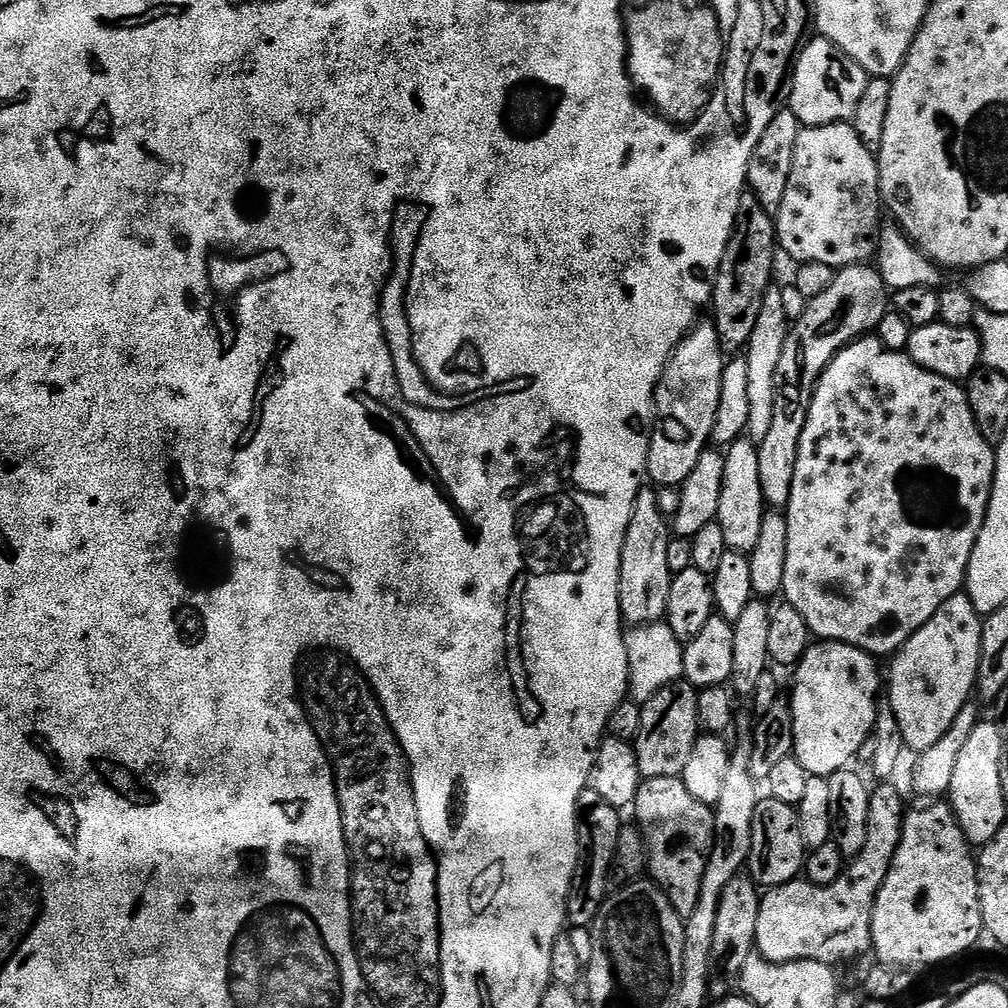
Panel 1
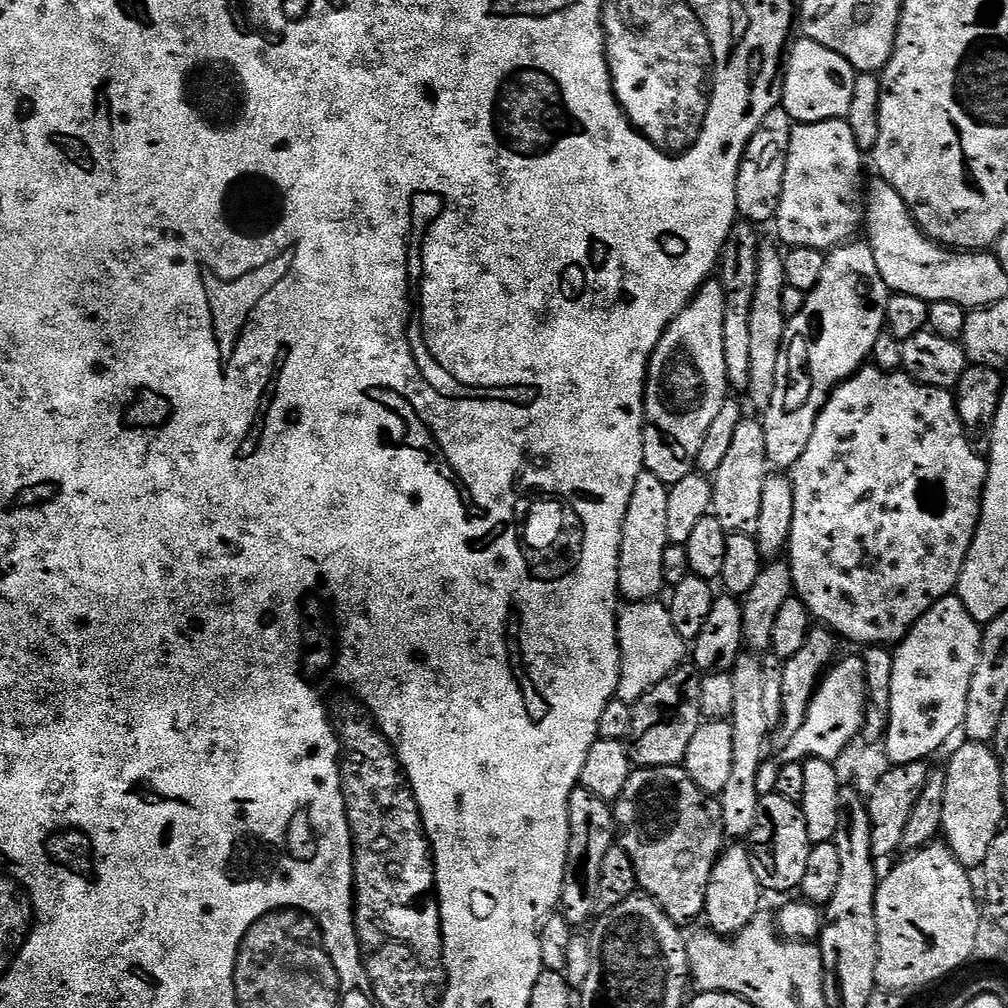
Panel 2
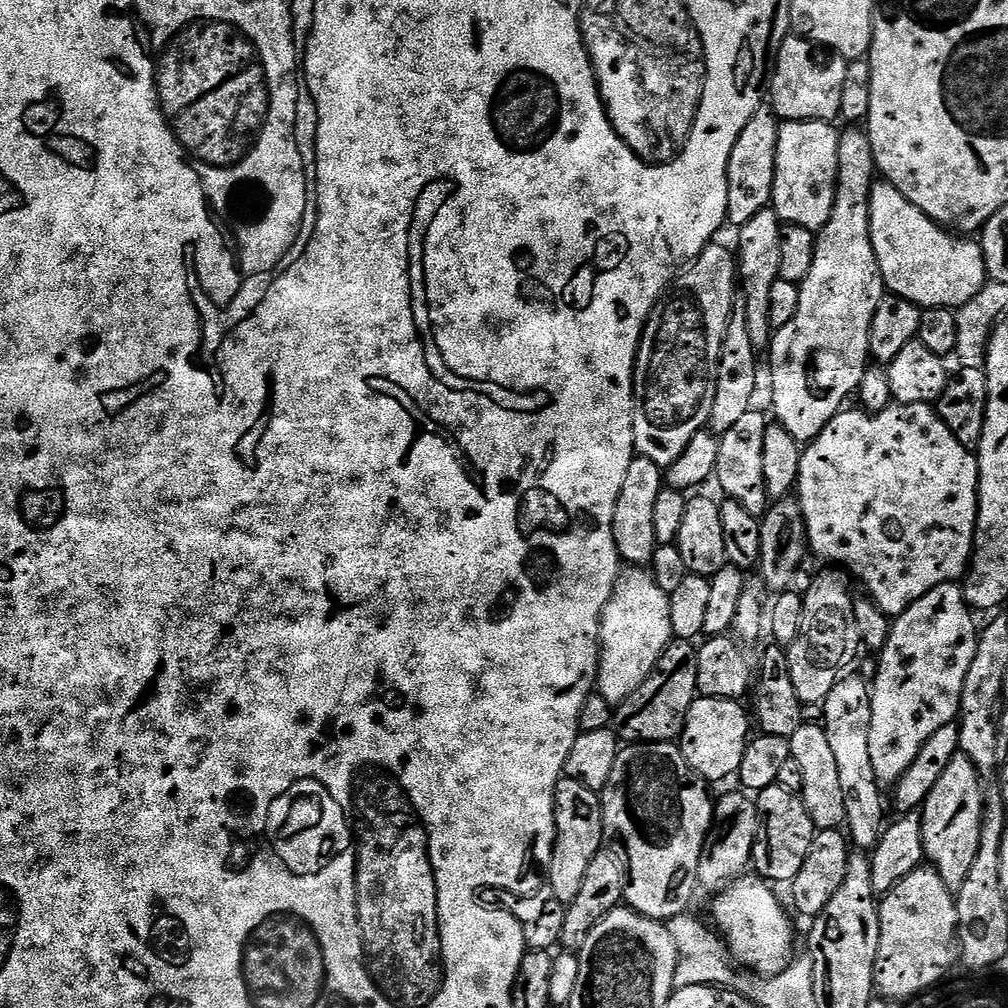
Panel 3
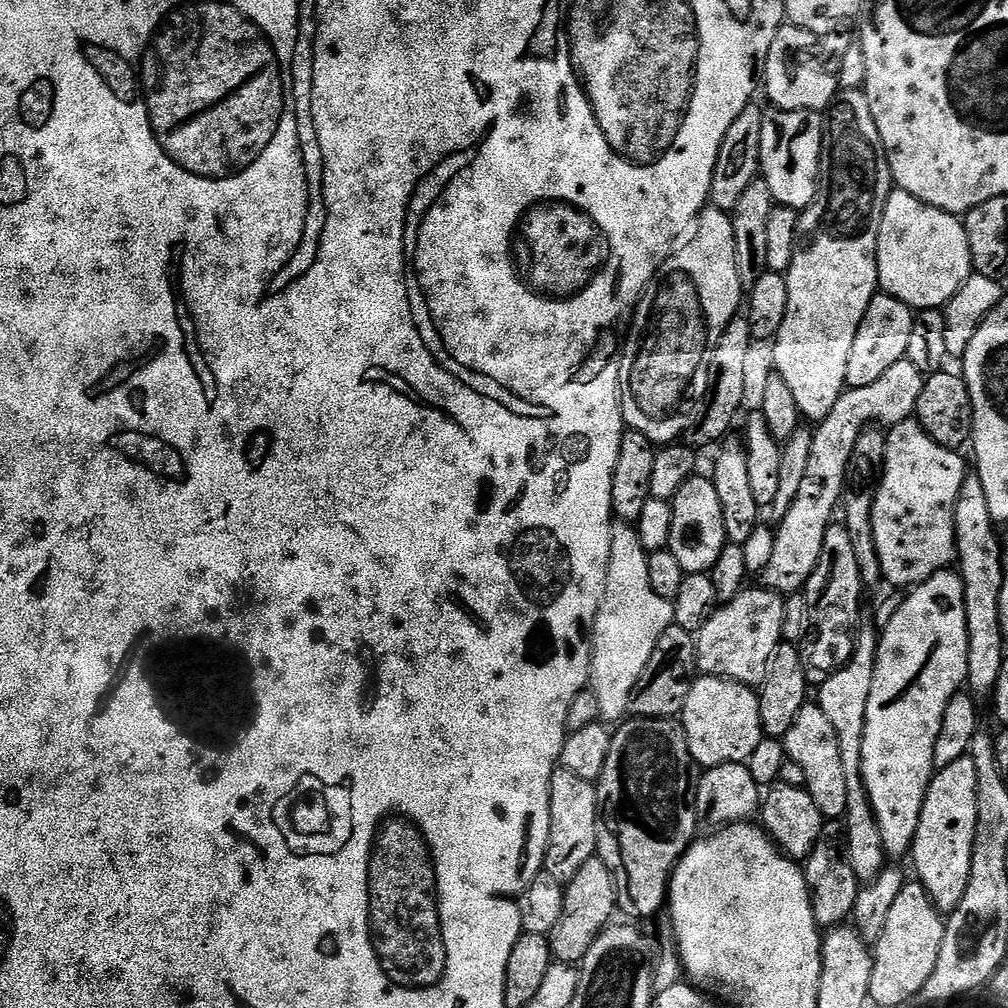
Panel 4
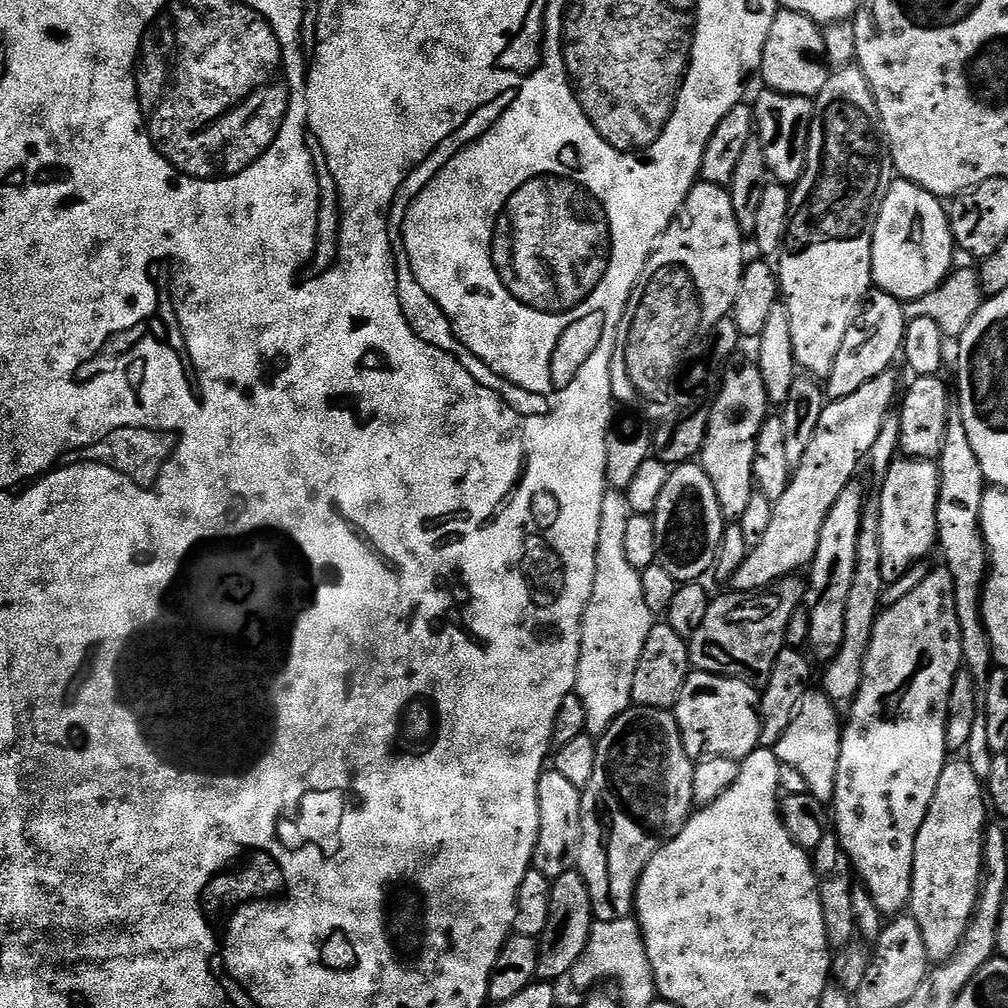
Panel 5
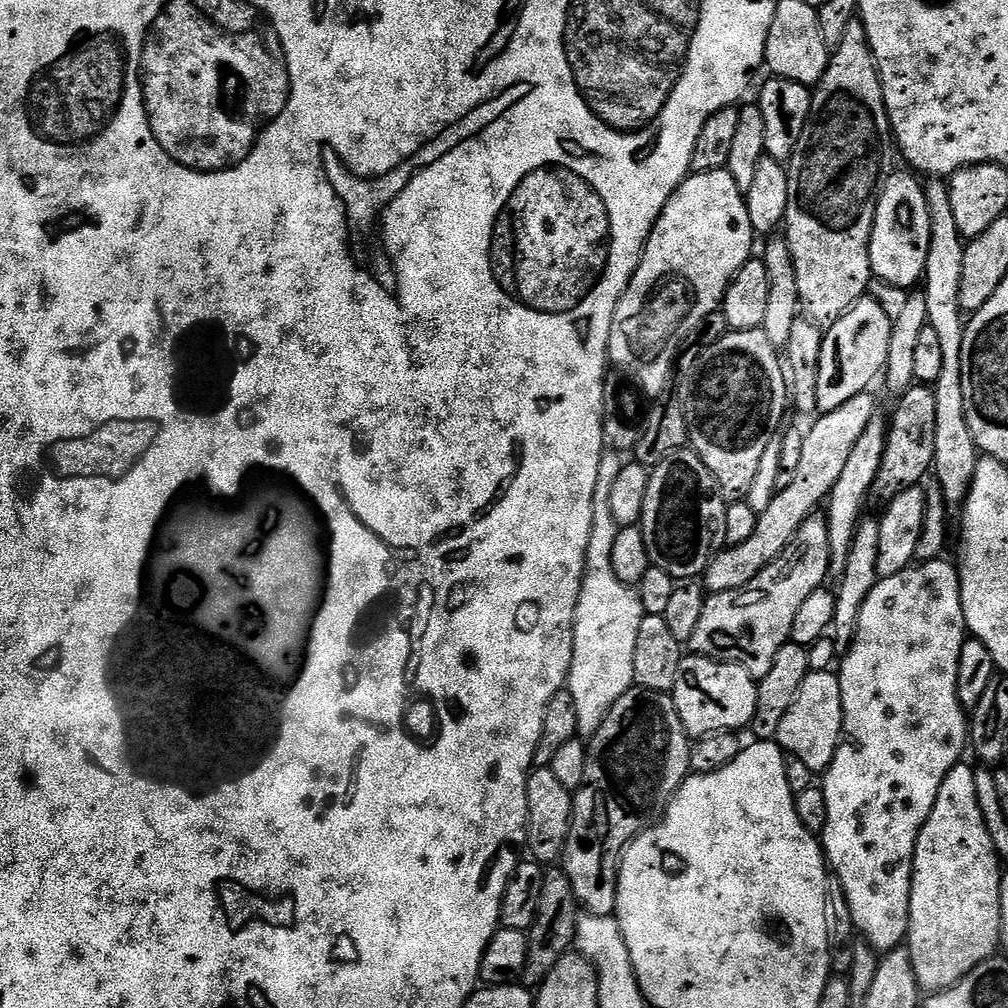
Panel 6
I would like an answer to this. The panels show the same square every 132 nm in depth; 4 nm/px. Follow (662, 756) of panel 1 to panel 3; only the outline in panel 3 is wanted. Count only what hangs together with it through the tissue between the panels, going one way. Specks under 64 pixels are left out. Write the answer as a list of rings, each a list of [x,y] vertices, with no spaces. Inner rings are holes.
[[[676,640],[658,658],[654,670],[614,712],[614,731],[625,745],[667,744],[679,741],[686,714],[698,699],[698,648],[691,640]]]

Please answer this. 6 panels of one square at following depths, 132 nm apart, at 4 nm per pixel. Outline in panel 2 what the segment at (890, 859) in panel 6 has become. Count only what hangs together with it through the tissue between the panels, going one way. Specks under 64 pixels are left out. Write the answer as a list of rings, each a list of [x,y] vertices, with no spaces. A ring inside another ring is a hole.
[[[943,596],[909,630],[894,648],[894,678],[890,682],[888,730],[883,743],[892,766],[927,761],[955,732],[959,733],[966,718],[966,694],[970,694],[970,678],[980,657],[981,625],[962,606],[959,596]]]

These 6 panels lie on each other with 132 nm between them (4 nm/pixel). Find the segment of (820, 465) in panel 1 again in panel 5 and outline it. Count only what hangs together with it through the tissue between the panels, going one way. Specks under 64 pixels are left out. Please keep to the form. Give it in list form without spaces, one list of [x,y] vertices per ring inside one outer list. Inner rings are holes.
[[[897,458],[888,473],[882,477],[884,493],[878,497],[880,505],[880,545],[882,546],[882,578],[885,585],[898,582],[912,566],[927,561],[937,547],[936,515],[938,514],[940,469],[931,460]]]

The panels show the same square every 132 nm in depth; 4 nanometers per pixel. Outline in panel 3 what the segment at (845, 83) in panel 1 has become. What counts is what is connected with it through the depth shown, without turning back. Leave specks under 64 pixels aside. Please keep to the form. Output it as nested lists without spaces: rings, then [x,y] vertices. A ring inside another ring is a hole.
[[[790,34],[778,50],[774,67],[770,72],[770,107],[781,121],[786,120],[827,120],[835,121],[842,106],[842,86],[846,82],[848,61],[836,54],[823,64],[816,60],[813,45],[803,36]]]

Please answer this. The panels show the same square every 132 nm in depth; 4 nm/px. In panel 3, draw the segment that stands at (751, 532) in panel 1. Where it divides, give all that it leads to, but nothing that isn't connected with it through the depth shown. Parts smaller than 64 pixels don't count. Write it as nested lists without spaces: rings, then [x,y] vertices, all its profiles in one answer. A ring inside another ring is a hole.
[[[758,408],[742,414],[740,421],[734,422],[732,427],[719,437],[720,449],[714,473],[715,483],[720,483],[721,490],[725,492],[723,495],[738,502],[738,506],[742,506],[757,518],[763,517],[770,507],[766,474],[762,470],[762,445],[768,425],[768,418],[765,418]]]

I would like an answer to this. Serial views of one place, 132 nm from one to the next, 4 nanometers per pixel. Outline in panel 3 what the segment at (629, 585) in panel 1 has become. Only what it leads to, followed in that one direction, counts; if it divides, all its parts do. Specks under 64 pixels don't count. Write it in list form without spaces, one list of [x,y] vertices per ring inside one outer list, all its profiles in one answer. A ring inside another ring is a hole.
[[[635,455],[626,470],[618,502],[614,506],[614,546],[621,561],[628,566],[648,566],[652,555],[656,553],[657,542],[654,534],[654,506],[658,503],[658,494],[666,487],[666,476],[662,469],[650,458]]]

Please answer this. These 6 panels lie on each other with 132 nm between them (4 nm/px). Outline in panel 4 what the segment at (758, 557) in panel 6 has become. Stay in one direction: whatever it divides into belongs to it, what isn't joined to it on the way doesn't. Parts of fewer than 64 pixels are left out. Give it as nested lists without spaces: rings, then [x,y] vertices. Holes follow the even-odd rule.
[[[906,358],[894,362],[878,382],[845,390],[834,409],[819,423],[819,429],[813,431],[806,478],[802,478],[797,497],[775,529],[774,554],[770,554],[770,566],[766,566],[762,574],[762,581],[770,591],[781,592],[784,596],[791,592],[803,593],[804,583],[814,574],[814,566],[818,566],[826,530],[833,523],[835,512],[837,515],[844,494],[844,480],[848,477],[848,456],[853,453],[857,438],[871,422],[889,428],[909,419],[915,413],[925,379],[925,373],[920,372],[914,362]]]

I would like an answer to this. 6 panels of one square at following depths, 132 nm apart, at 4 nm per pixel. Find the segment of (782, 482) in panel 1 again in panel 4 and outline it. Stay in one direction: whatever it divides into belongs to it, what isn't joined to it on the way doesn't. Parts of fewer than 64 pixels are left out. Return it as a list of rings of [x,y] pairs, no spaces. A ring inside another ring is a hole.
[[[859,88],[841,91],[826,112],[818,190],[814,202],[800,212],[796,227],[796,253],[786,273],[790,302],[786,302],[786,318],[782,318],[782,326],[771,345],[775,373],[786,382],[786,386],[790,386],[796,409],[805,421],[824,420],[846,390],[846,362],[850,362],[850,346],[854,346],[854,334],[858,334],[864,312],[880,288],[876,243],[880,216],[893,188],[882,138],[878,134],[878,126],[874,126],[874,114],[870,114],[870,102]]]

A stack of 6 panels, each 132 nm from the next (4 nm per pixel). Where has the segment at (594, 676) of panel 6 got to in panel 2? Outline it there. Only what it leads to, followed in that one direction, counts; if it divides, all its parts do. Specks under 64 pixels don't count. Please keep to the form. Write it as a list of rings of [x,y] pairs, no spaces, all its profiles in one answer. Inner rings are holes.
[[[656,600],[625,603],[616,618],[616,637],[620,643],[620,681],[615,699],[627,704],[636,704],[655,684],[662,682],[662,678],[685,663],[686,641],[680,637],[678,630],[674,630],[667,607]]]

